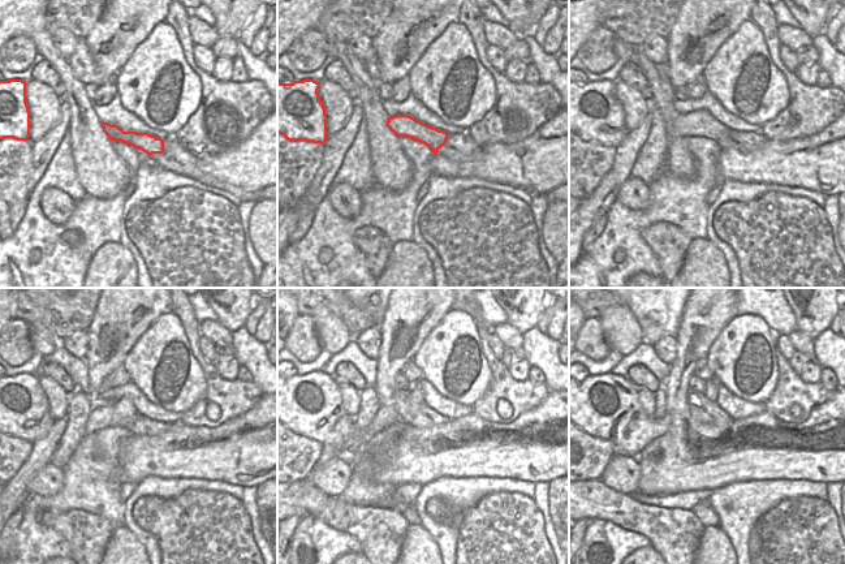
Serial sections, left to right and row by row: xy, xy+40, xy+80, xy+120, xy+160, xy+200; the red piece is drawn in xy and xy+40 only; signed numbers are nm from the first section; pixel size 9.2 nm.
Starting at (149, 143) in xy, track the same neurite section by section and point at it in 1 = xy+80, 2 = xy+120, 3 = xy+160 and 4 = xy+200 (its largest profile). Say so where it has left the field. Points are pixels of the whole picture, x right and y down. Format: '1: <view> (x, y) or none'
1: xy+80 (701, 123)
2: xy+120 (121, 413)
3: xy+160 (386, 417)
4: xy+200 (606, 407)

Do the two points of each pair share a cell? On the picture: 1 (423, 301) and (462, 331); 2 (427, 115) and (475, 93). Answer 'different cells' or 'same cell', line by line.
1: different cells
2: different cells

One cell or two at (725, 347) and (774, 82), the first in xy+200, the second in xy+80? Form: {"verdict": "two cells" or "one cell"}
{"verdict": "one cell"}

